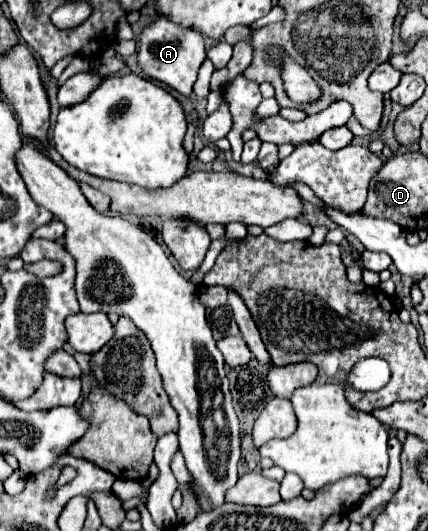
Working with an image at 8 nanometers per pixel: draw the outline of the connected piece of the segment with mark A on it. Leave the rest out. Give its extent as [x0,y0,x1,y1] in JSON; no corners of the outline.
[138,16,206,96]

